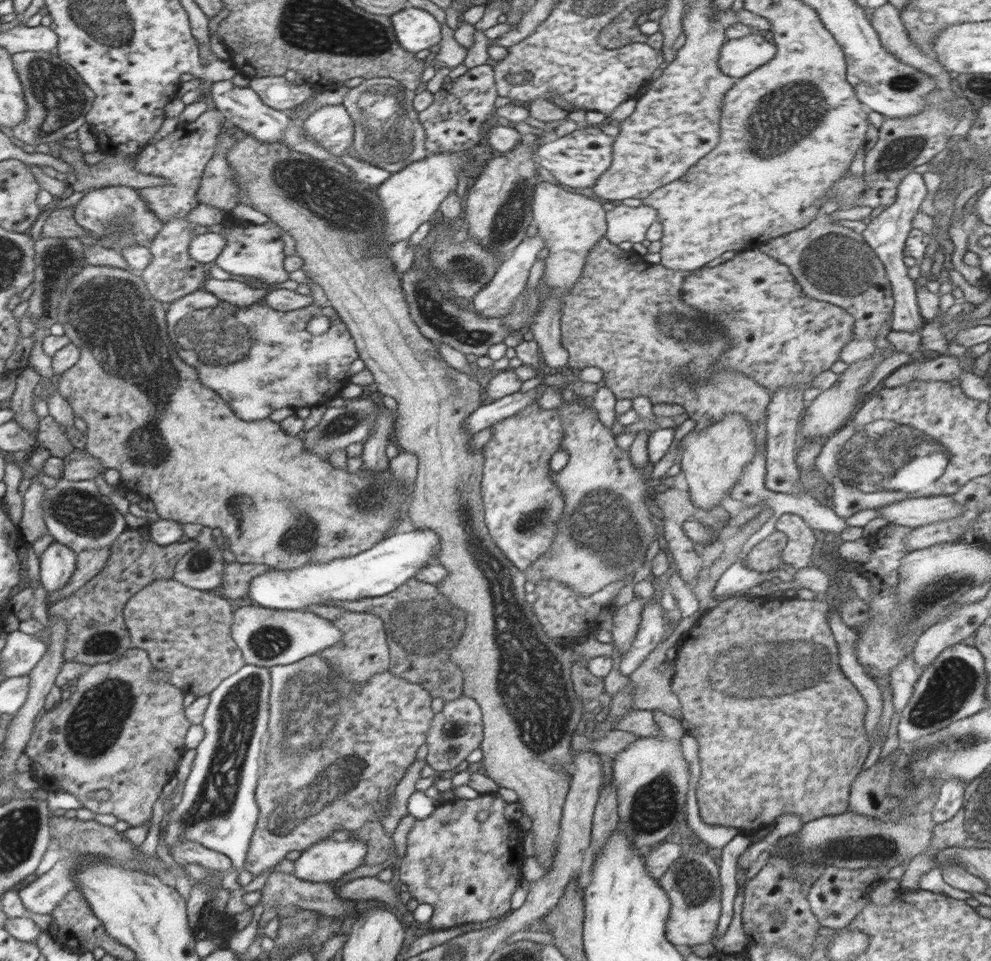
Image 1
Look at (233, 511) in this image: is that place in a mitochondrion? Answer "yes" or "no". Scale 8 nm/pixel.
yes

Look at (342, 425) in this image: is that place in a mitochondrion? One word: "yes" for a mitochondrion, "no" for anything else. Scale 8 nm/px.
yes

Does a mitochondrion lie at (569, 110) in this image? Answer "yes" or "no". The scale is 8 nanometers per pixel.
no

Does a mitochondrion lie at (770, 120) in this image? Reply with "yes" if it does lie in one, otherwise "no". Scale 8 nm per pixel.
yes

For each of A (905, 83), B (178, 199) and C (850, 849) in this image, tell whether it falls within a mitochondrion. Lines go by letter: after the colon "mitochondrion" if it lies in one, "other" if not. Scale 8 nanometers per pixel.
A: mitochondrion
B: other
C: mitochondrion

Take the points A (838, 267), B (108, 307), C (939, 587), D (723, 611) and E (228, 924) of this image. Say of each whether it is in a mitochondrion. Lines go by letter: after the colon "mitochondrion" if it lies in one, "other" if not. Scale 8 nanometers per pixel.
A: mitochondrion
B: mitochondrion
C: mitochondrion
D: other
E: other

